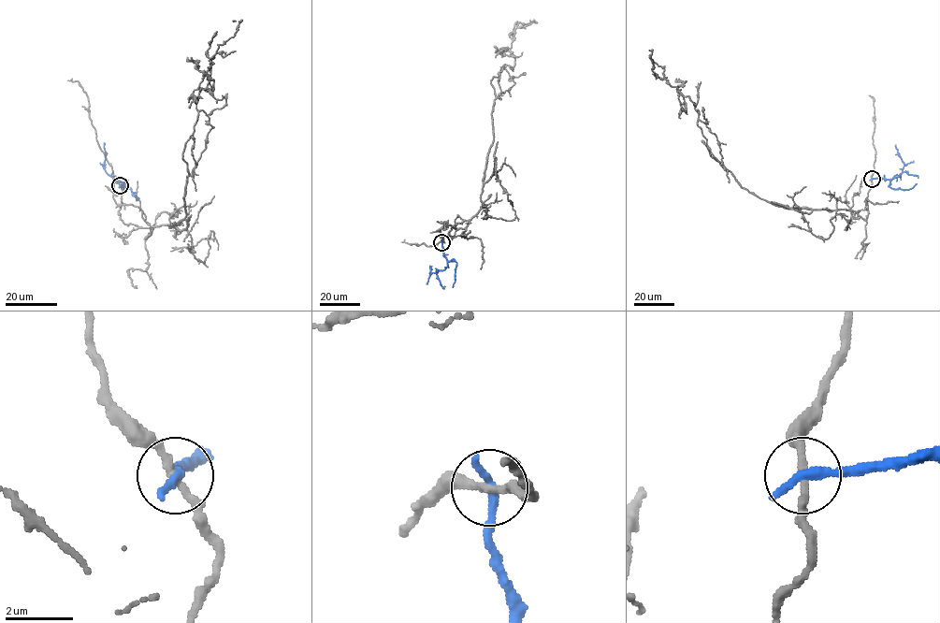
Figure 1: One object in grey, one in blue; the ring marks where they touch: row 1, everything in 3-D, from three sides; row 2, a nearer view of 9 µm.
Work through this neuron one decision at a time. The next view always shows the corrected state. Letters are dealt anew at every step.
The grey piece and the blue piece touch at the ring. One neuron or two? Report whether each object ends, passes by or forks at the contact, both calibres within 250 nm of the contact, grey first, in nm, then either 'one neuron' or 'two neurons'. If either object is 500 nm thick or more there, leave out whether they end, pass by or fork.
grey passes by | blue ends | 200/320 nm | two neurons

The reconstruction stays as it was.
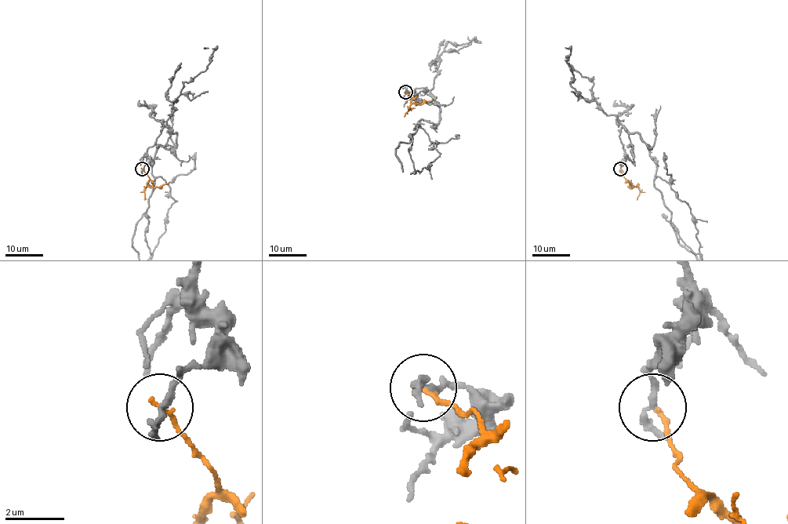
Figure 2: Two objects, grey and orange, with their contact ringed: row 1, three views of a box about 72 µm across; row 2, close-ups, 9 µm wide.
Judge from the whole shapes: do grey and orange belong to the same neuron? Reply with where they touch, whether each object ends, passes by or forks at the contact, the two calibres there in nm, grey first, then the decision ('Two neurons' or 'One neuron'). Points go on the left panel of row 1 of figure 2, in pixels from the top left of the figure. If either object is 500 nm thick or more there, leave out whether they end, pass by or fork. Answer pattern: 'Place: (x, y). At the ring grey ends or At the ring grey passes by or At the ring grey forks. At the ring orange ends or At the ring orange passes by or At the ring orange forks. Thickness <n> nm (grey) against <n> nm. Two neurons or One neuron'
Place: (142, 169). At the ring grey passes by. At the ring orange ends. Thickness 190 nm (grey) against 150 nm. Two neurons

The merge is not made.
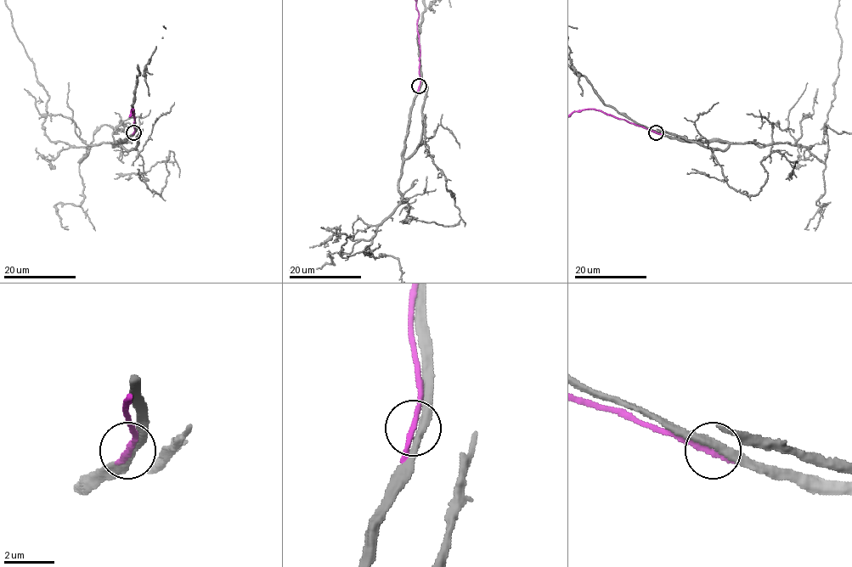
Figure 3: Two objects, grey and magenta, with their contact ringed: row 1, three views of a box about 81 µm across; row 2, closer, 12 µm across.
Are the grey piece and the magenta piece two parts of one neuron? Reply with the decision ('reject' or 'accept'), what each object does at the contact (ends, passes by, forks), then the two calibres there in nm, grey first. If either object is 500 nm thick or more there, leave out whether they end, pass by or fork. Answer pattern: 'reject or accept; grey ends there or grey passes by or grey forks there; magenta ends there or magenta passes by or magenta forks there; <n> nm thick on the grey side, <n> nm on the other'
accept; grey passes by; magenta passes by; 300 nm thick on the grey side, 200 nm on the other

